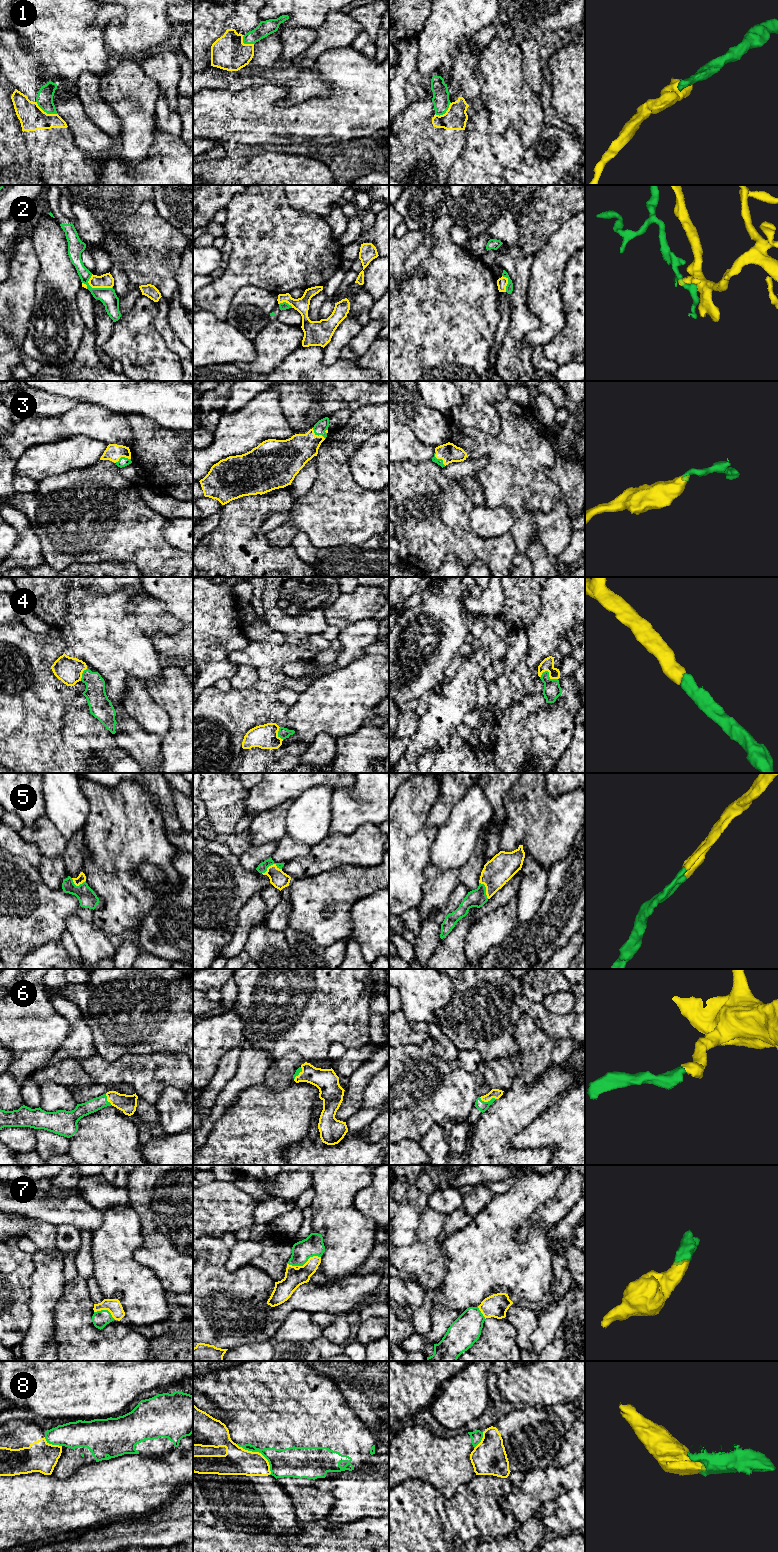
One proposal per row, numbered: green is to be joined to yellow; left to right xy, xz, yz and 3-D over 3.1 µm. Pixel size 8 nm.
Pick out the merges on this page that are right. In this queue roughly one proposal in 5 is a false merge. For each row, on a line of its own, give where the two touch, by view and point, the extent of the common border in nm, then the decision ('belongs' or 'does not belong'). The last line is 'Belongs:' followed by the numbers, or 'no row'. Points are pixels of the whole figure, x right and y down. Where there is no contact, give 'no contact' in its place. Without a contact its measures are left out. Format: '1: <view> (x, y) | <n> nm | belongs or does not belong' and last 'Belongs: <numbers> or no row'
1: xy (45, 112) | 200 nm | does not belong
2: xy (97, 287) | 260 nm | does not belong
3: yz (439, 458) | 150 nm | belongs
4: yz (549, 674) | 150 nm | belongs
5: xz (271, 865) | 170 nm | belongs
6: yz (487, 1101) | 140 nm | belongs
7: xz (305, 1263) | 280 nm | belongs
8: xz (258, 1452) | 380 nm | does not belong
Belongs: 3, 4, 5, 6, 7

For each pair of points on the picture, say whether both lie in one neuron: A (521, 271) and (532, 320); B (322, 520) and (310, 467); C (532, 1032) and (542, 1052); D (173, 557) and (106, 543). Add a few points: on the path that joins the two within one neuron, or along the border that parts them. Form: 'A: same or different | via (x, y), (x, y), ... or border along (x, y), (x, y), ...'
A: same | via (520, 283), (520, 308)
B: different | border along (316, 459), (316, 479), (309, 491), (298, 500)
C: same | via (532, 1037), (532, 1041), (537, 1047)
D: same | via (156, 557), (140, 543), (123, 543)

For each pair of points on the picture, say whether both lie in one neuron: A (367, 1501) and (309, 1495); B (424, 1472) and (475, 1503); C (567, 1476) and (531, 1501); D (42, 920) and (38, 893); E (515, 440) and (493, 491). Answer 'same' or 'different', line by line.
A: different
B: different
C: same
D: same
E: same

